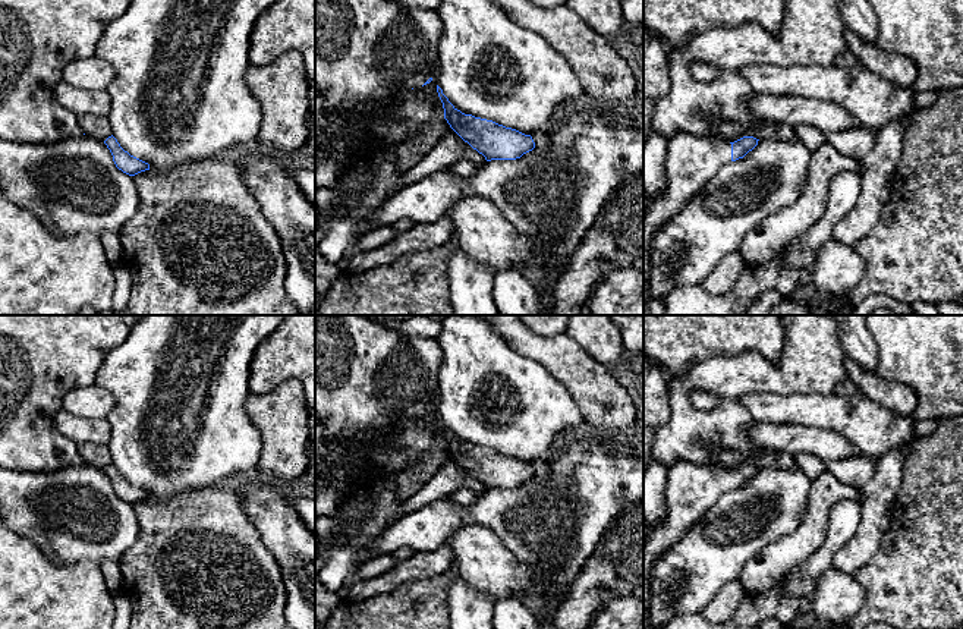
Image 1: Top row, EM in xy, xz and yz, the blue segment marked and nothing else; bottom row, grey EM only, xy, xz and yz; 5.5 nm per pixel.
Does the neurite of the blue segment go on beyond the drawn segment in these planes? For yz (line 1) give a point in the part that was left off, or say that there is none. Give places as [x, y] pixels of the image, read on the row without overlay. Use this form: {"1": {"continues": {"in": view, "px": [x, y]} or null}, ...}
{"1": {"continues": {"in": "yz", "px": [692, 488]}}}

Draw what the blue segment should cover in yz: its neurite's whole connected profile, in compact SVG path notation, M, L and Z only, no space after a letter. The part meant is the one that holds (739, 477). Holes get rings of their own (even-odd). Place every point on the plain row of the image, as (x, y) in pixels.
M677 462L667 469L667 515L657 526L643 523L643 629L660 629L651 623L649 598L654 562L677 542L701 516L727 491L743 487L758 474L756 466L734 471L724 466L701 466Z

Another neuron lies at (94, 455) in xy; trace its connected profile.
M84 443L78 446L78 452L85 463L106 469L108 465L113 463L113 457L107 444L94 444L94 443Z

